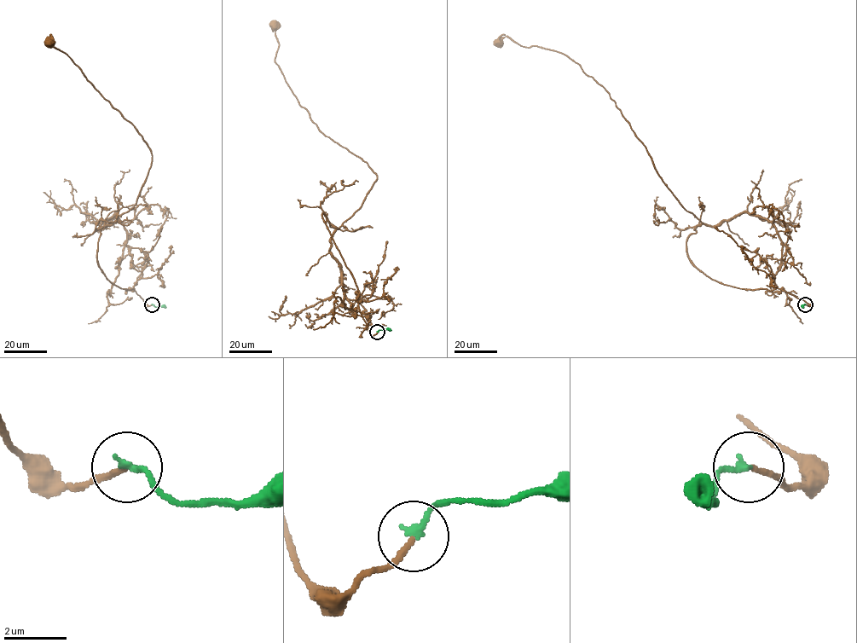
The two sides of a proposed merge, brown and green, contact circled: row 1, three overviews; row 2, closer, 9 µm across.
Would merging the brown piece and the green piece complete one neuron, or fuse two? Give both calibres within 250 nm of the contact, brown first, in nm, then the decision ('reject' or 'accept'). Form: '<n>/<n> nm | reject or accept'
160/200 nm | accept

